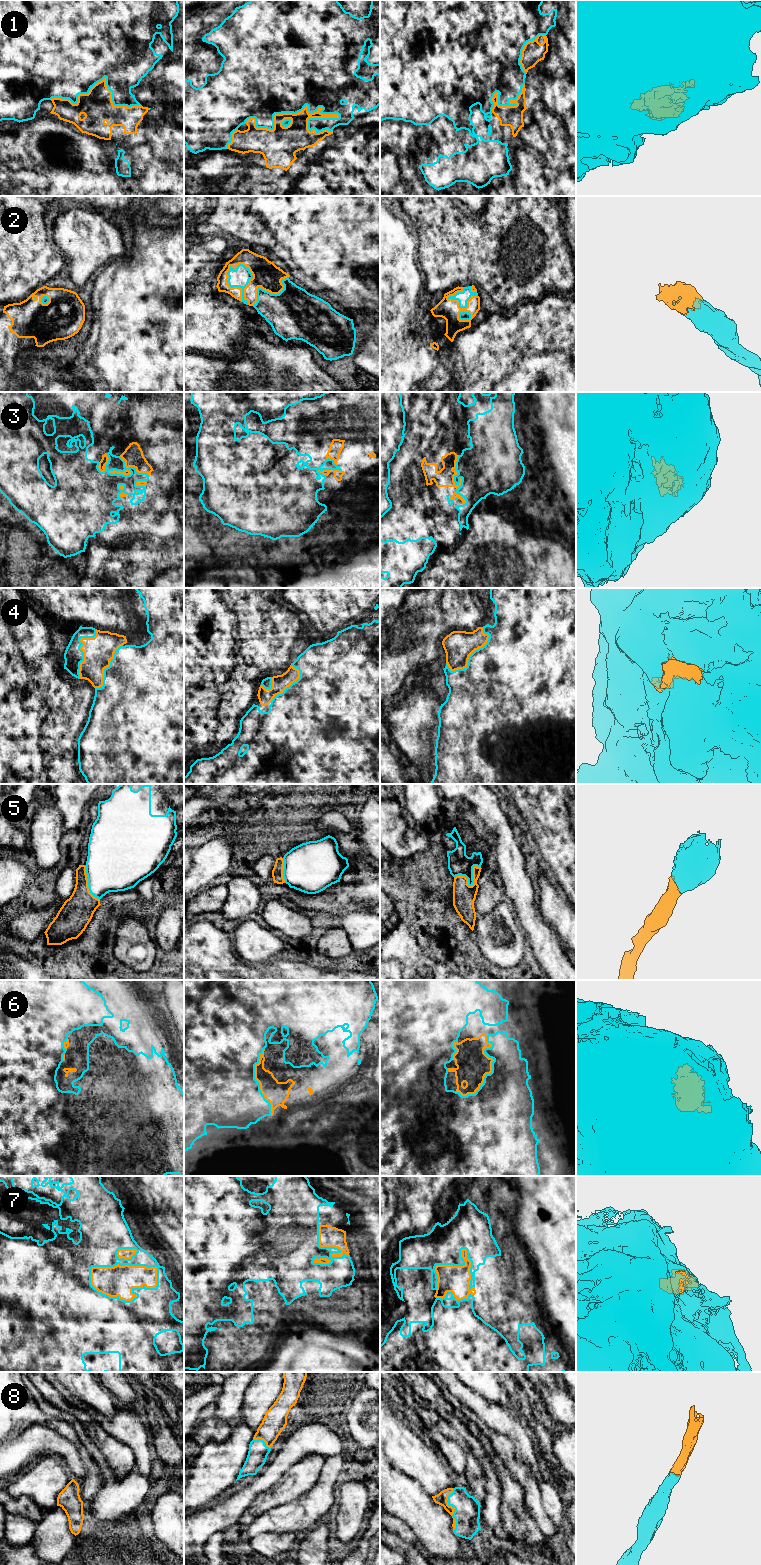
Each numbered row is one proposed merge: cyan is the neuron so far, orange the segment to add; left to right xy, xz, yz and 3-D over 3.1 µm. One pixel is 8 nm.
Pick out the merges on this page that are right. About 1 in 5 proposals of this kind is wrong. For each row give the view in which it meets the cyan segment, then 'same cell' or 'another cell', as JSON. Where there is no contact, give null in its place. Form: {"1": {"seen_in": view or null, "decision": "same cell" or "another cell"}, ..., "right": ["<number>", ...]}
{"1": {"seen_in": "xz", "decision": "same cell"}, "2": {"seen_in": "xz", "decision": "same cell"}, "3": {"seen_in": "xy", "decision": "same cell"}, "4": {"seen_in": "yz", "decision": "same cell"}, "5": {"seen_in": "yz", "decision": "same cell"}, "6": {"seen_in": "yz", "decision": "same cell"}, "7": {"seen_in": "xy", "decision": "same cell"}, "8": {"seen_in": "yz", "decision": "same cell"}, "right": ["1", "2", "3", "4", "5", "6", "7", "8"]}

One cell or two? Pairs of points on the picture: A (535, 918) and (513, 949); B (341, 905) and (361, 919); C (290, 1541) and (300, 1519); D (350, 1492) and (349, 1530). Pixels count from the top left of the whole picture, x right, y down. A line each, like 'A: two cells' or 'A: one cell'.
A: two cells
B: two cells
C: two cells
D: one cell

